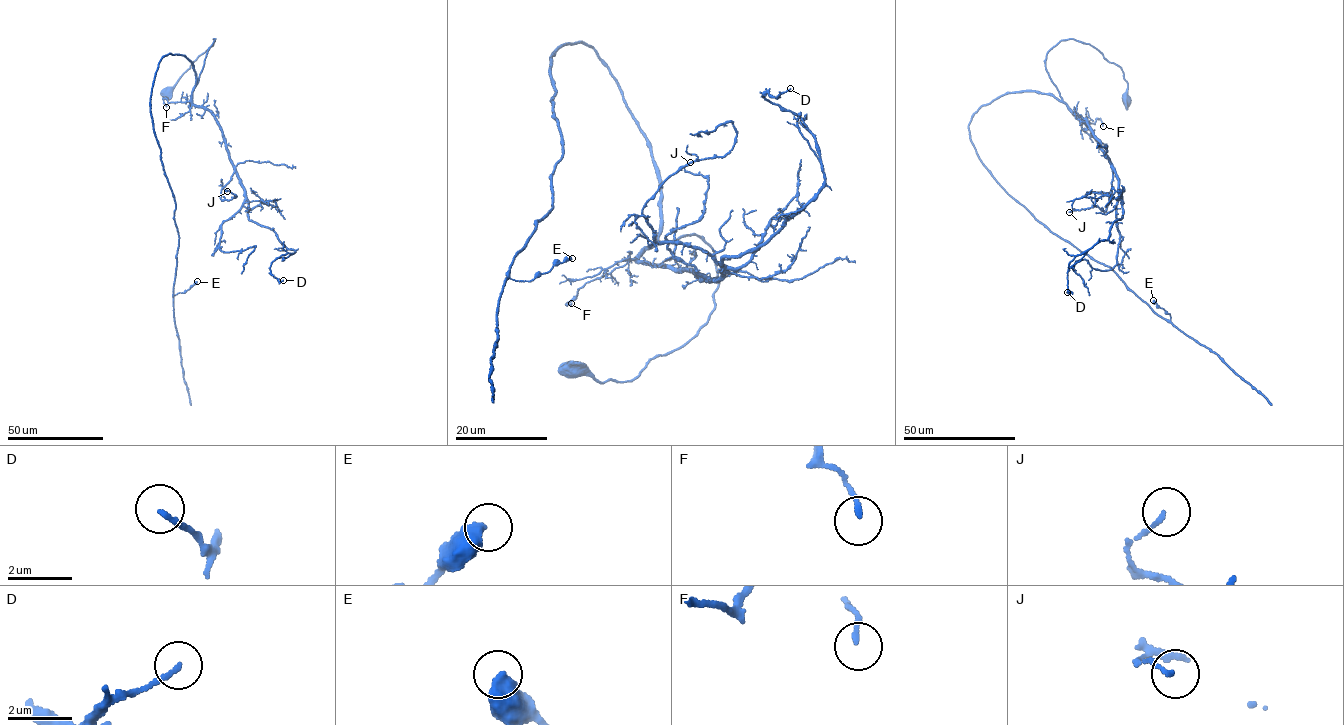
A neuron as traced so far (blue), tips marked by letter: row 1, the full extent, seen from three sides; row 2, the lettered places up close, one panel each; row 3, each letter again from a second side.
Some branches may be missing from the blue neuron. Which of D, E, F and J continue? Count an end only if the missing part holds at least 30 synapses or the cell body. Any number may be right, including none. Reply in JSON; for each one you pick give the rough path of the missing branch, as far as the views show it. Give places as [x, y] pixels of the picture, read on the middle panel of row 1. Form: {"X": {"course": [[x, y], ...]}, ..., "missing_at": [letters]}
{"missing_at": []}

